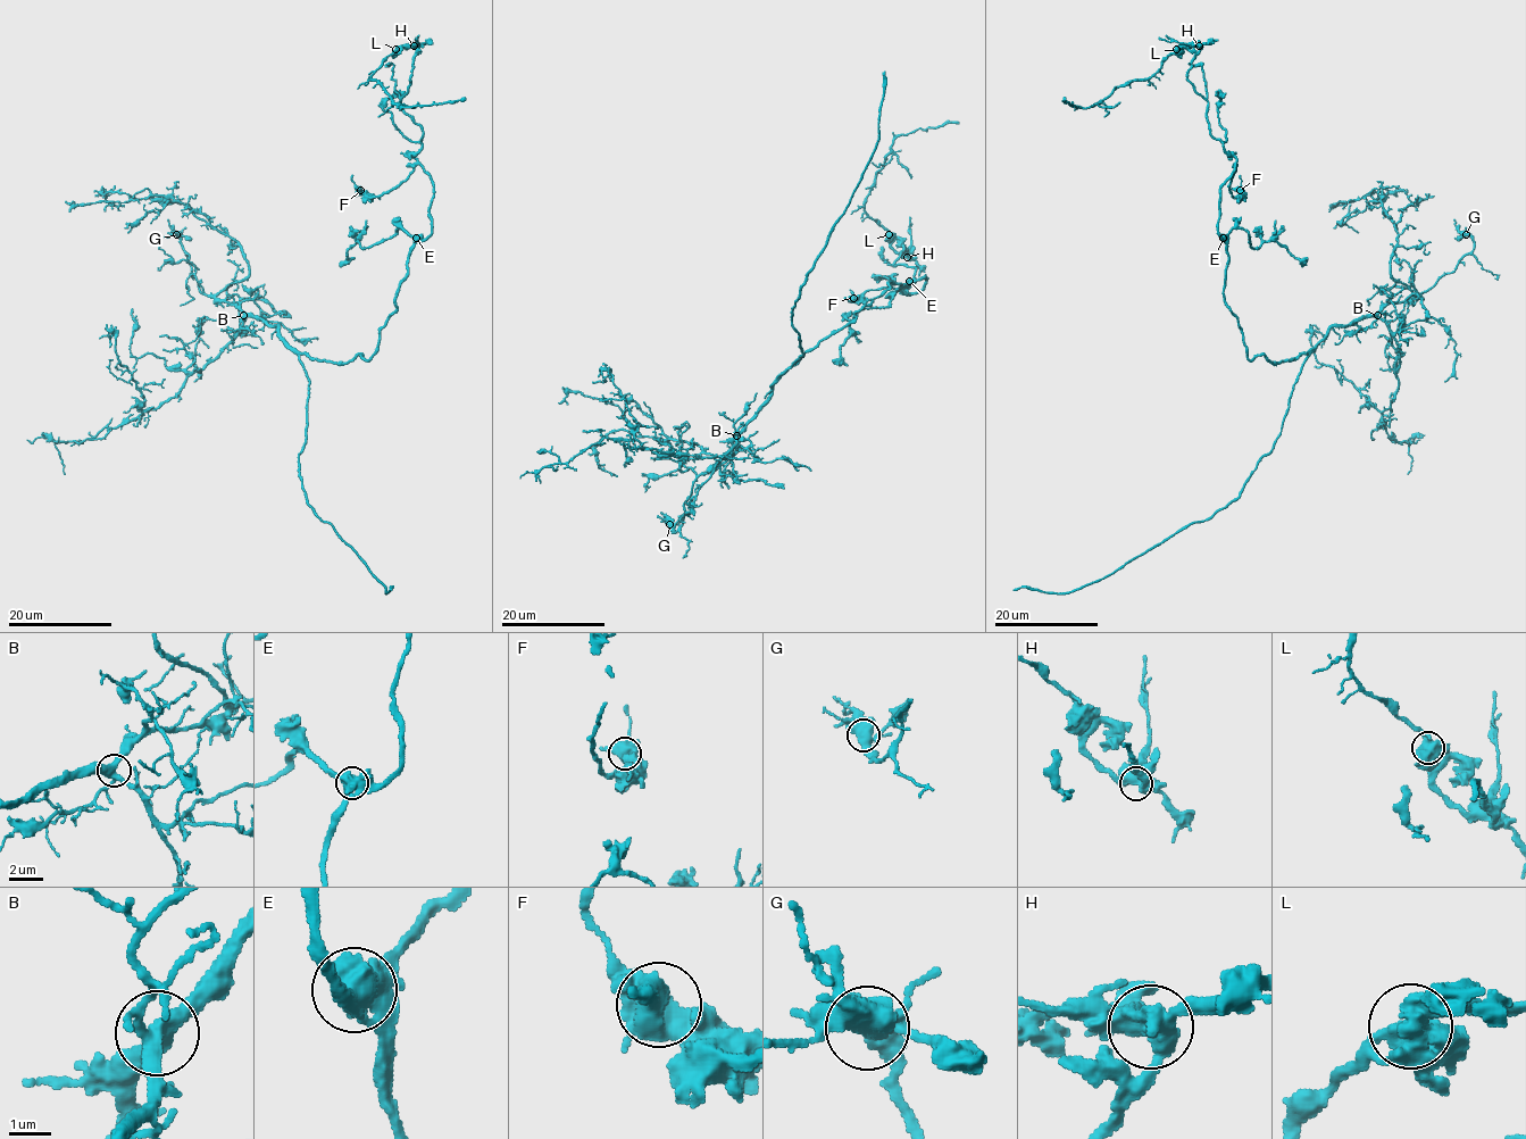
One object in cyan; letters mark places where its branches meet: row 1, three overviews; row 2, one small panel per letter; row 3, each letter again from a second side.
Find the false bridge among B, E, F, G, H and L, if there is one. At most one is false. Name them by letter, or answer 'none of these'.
L

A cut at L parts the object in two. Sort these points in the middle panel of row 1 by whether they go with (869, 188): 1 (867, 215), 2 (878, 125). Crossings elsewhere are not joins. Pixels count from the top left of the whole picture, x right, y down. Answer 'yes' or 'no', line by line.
1: yes
2: no

